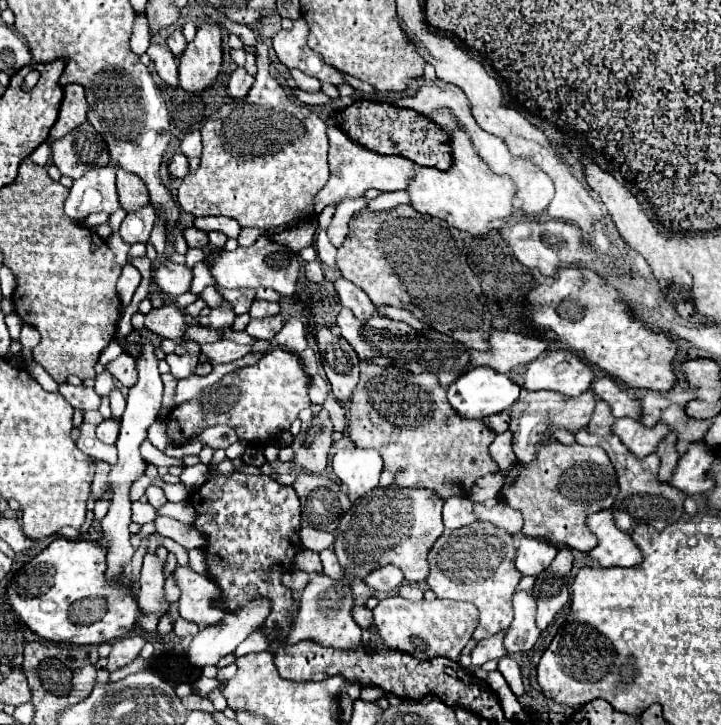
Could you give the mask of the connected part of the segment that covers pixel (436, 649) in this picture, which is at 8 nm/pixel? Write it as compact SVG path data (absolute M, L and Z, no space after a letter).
M395 595L379 601L379 605L373 609L373 619L379 635L383 637L385 647L411 653L415 659L433 659L441 655L457 661L461 649L467 645L477 627L479 613L471 603L451 599L411 603Z

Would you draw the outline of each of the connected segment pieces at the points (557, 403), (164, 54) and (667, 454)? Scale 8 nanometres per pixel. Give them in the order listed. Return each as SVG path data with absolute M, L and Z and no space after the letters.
M537 391L537 393L523 393L511 407L511 423L509 431L513 433L513 453L517 455L519 463L531 463L541 445L547 445L549 437L553 435L551 427L555 429L569 429L569 433L583 429L589 423L589 415L593 413L595 395L585 391L579 397L565 397L553 391Z
M153 43L153 45L147 49L147 55L149 55L151 61L155 63L155 69L157 69L159 77L161 77L167 85L177 87L177 85L179 85L179 79L177 79L177 59L175 59L175 55L167 49L167 45Z
M667 433L667 437L661 439L661 443L655 449L655 455L661 459L661 467L659 467L659 481L667 481L677 465L677 451L675 451L675 433Z

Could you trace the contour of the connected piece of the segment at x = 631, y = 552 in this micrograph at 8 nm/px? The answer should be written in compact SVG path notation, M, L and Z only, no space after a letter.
M599 511L587 517L587 527L597 537L597 547L587 555L597 561L601 567L631 567L641 563L641 551L629 537L629 533L621 533L609 511Z

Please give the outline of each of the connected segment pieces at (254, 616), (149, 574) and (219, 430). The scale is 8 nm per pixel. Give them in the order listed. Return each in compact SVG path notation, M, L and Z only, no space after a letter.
M259 597L257 601L251 601L247 607L239 609L237 613L225 613L221 625L203 629L203 631L199 631L199 633L191 639L191 643L189 643L187 651L185 651L185 659L187 659L193 667L217 665L221 657L233 653L235 647L237 647L245 637L249 637L253 631L257 631L257 625L261 625L267 615L269 615L269 601L263 599L263 597Z
M155 553L145 555L141 569L141 591L139 591L139 609L145 615L165 615L165 589L163 589L163 565Z
M215 425L215 427L209 427L209 429L203 429L197 437L193 437L197 441L203 441L205 447L211 447L213 451L217 449L227 449L231 443L237 441L237 435L231 427L227 425Z

